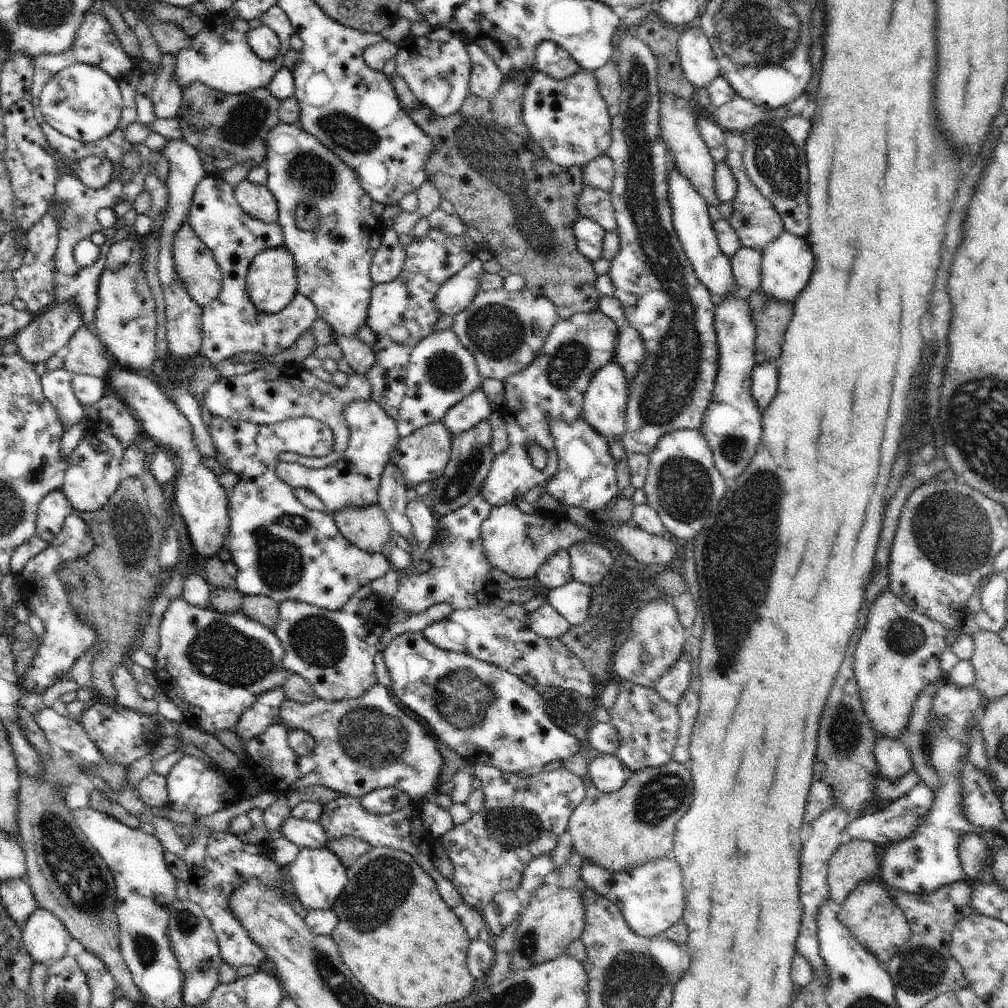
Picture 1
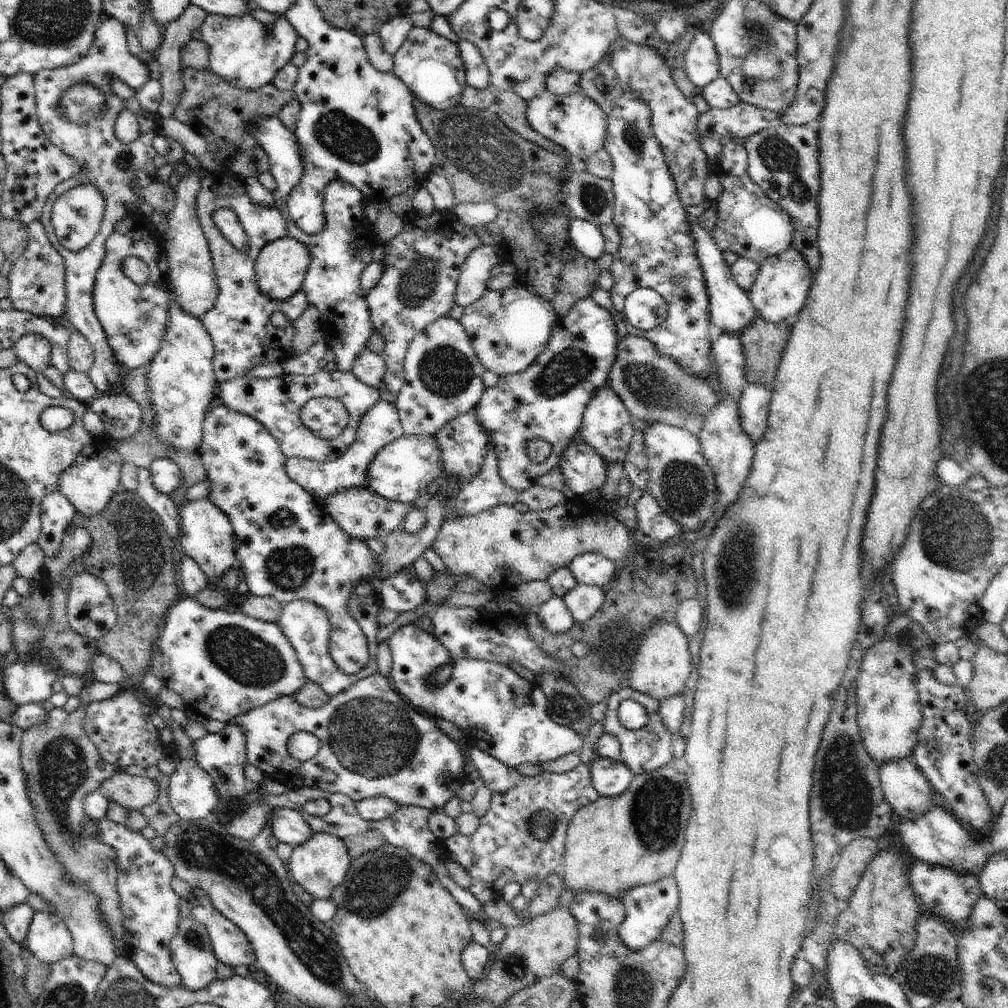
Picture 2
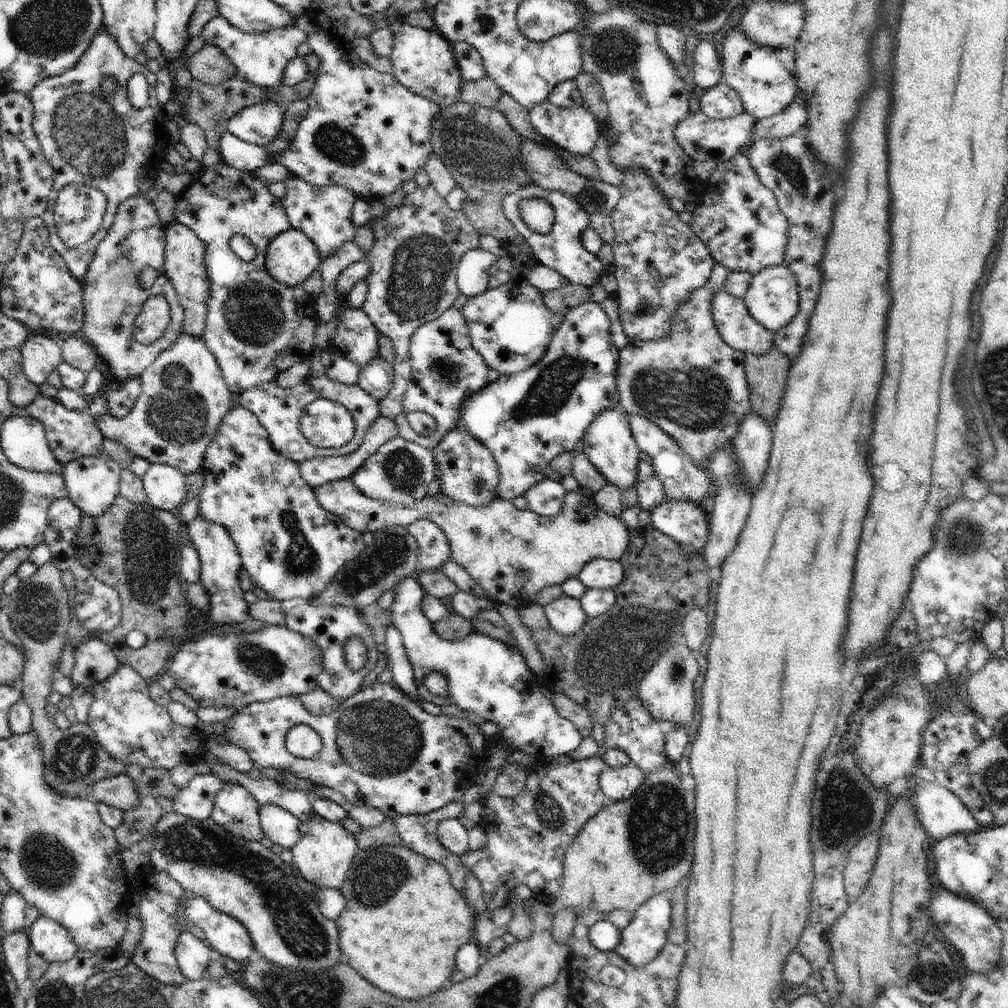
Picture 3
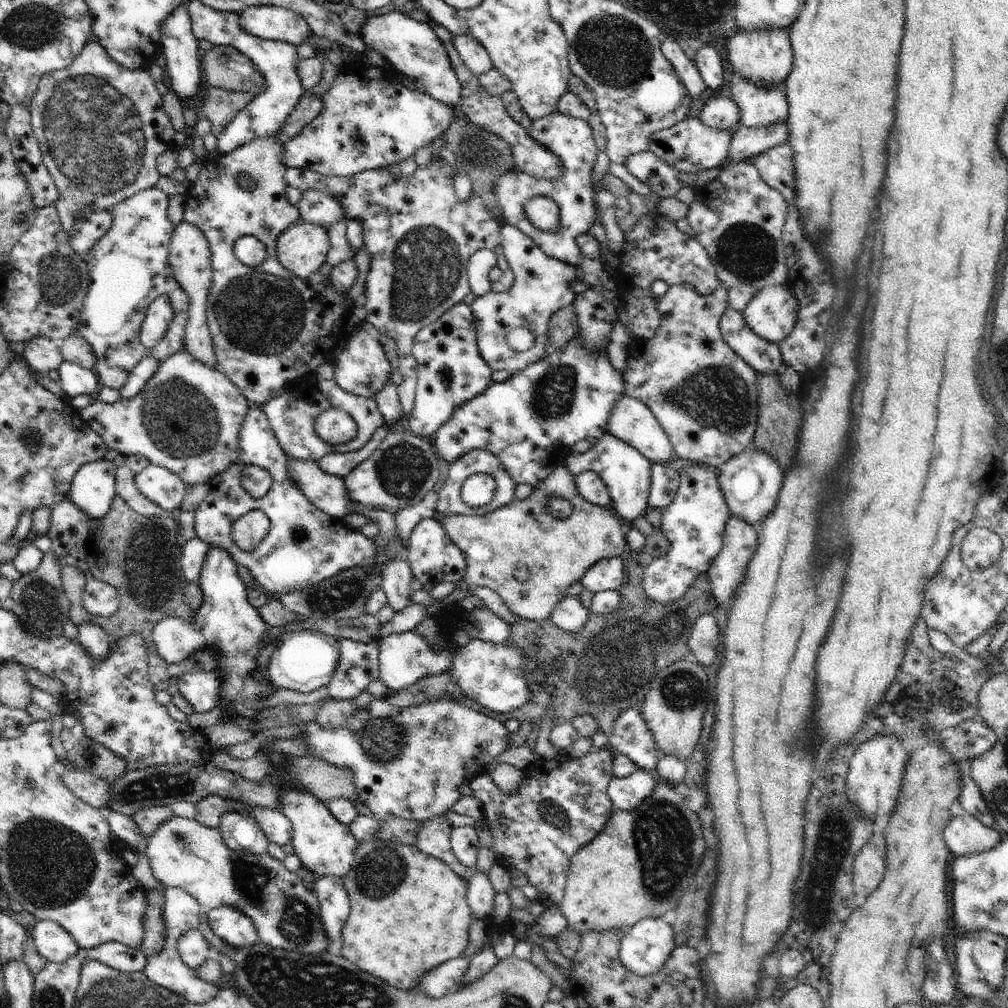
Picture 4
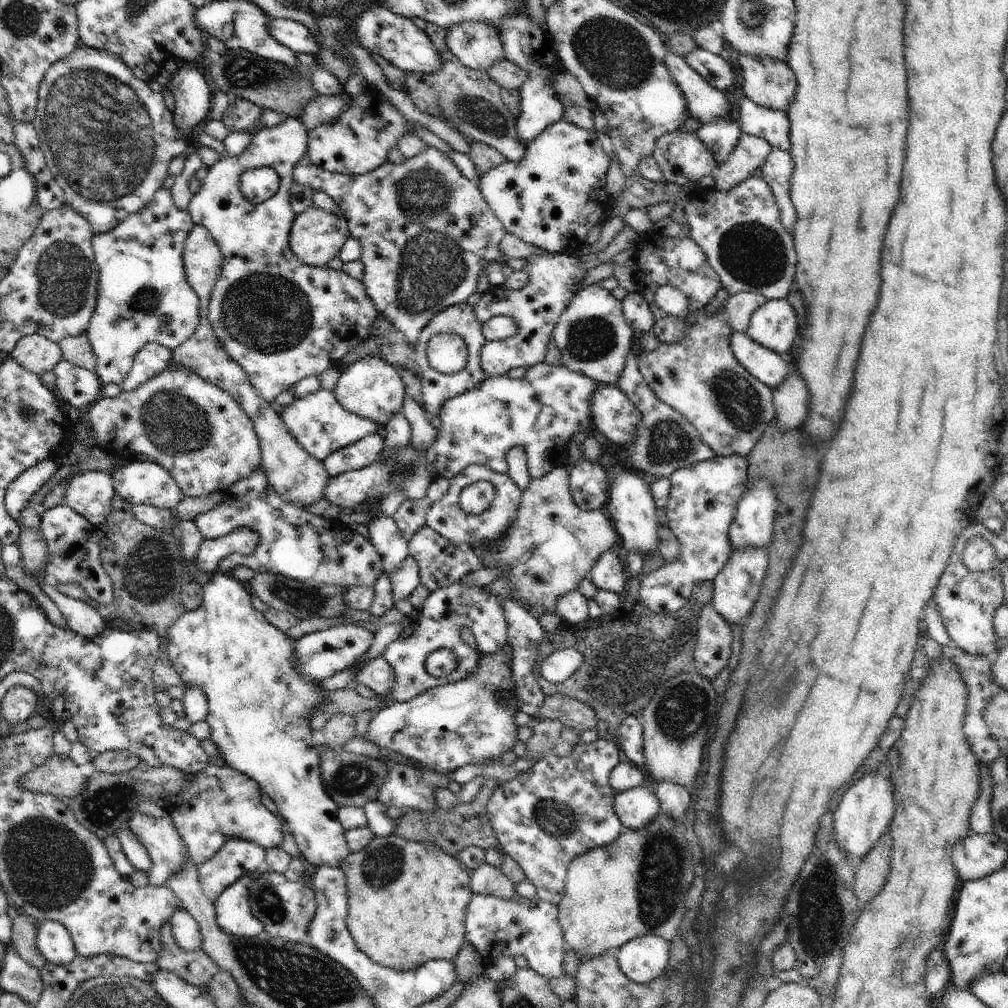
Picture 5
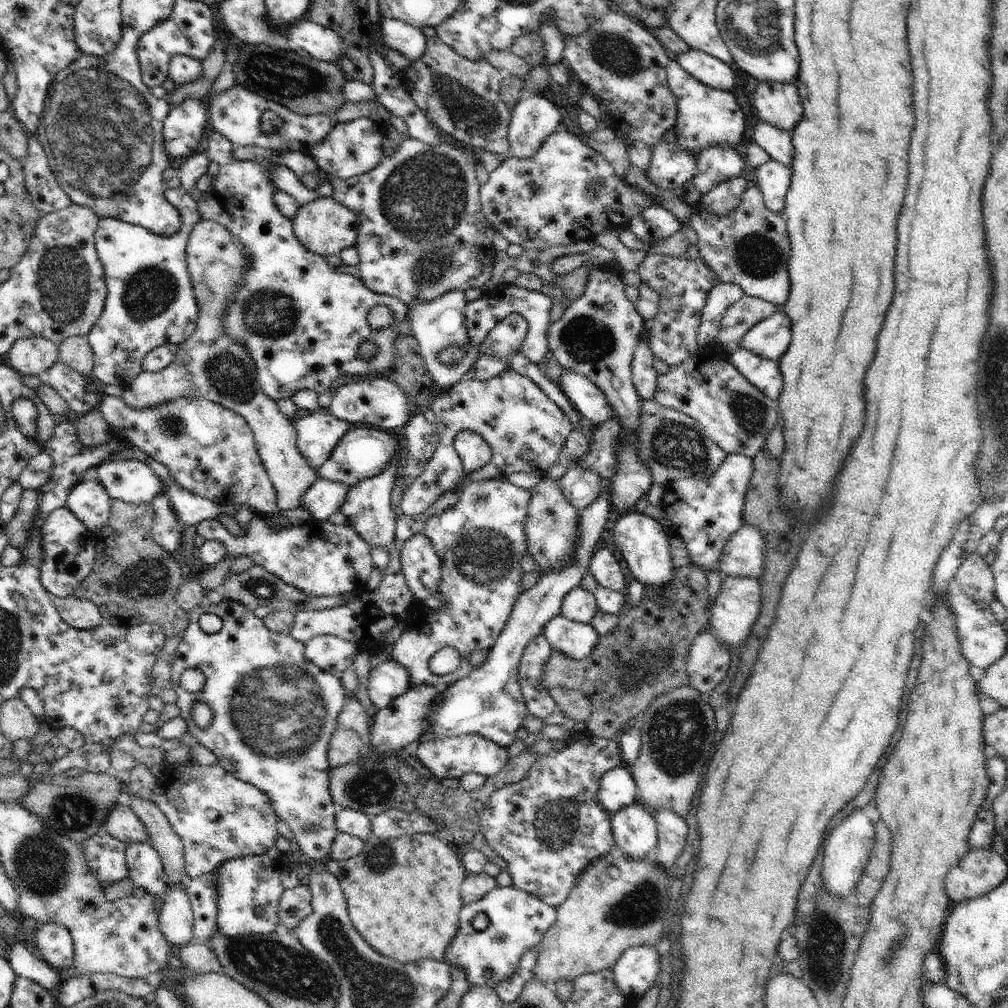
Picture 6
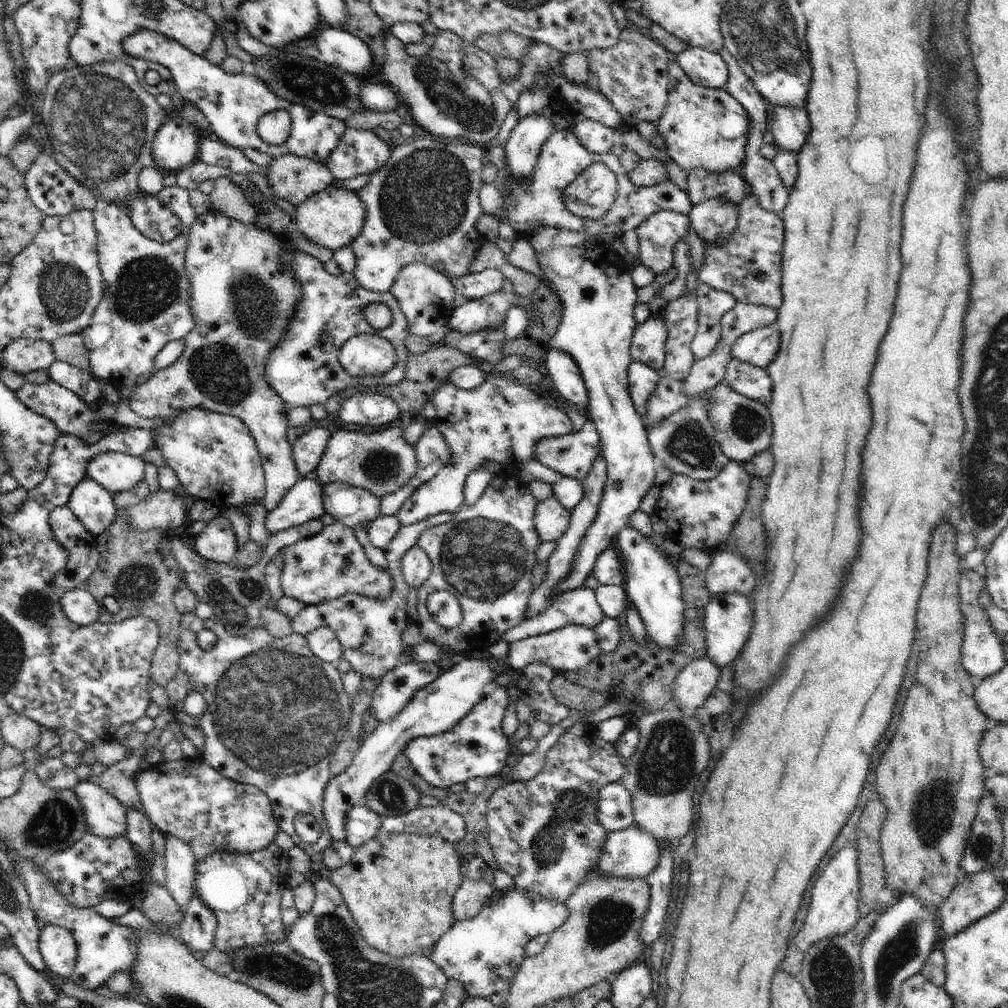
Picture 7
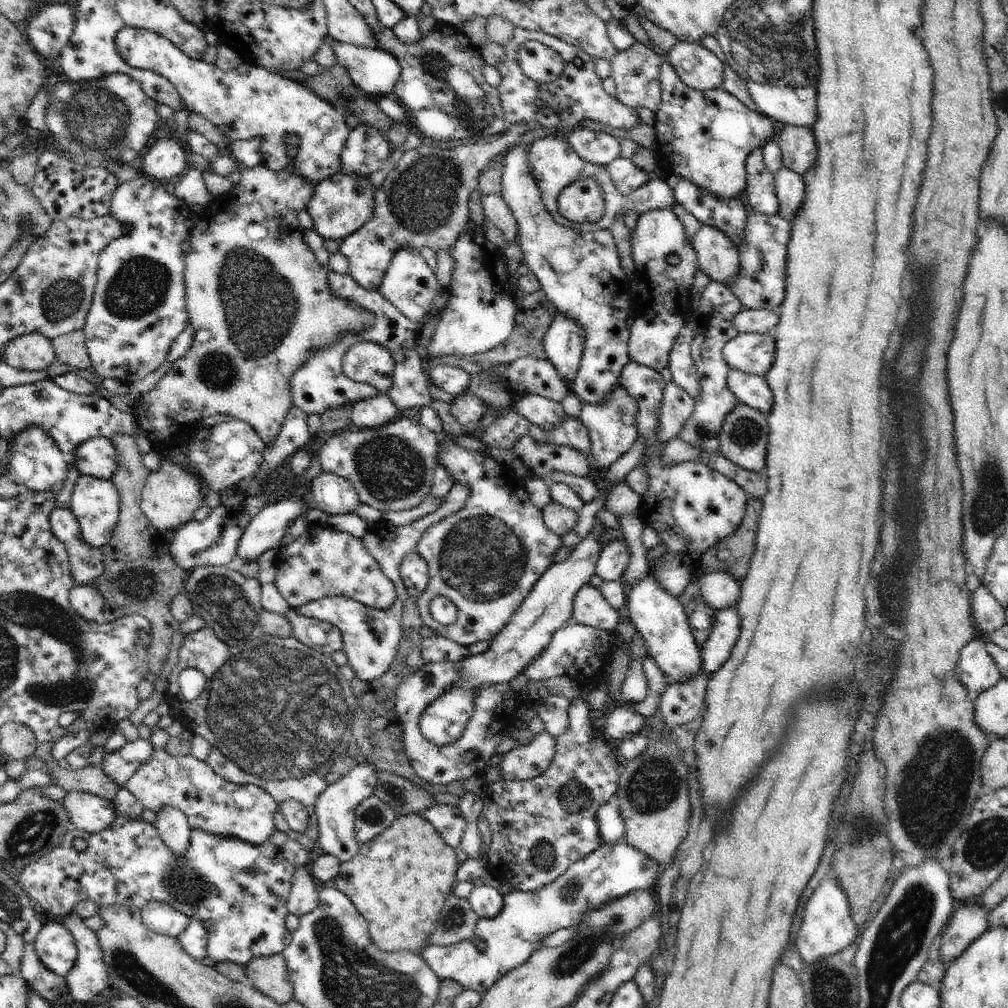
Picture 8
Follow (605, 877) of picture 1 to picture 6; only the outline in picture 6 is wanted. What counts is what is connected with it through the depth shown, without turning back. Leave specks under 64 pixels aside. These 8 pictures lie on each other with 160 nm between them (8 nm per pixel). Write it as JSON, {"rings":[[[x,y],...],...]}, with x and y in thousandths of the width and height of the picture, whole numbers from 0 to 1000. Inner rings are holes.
{"rings":[[[649,938],[625,939],[608,958],[609,972],[619,988],[634,994],[651,976],[655,954]]]}

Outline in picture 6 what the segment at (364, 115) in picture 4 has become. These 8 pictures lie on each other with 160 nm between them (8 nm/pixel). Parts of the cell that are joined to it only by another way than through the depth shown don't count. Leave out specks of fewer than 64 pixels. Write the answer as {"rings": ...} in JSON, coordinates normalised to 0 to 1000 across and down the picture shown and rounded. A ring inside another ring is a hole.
{"rings":[[[355,117],[343,122],[334,122],[317,143],[308,149],[308,155],[323,173],[340,179],[367,171],[379,160],[379,140],[387,130],[379,121],[370,121],[365,117]]]}

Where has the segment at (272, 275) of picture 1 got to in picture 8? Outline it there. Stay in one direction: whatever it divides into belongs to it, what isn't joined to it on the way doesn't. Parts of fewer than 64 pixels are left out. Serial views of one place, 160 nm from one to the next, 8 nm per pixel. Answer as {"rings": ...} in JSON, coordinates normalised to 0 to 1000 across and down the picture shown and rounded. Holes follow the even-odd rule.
{"rings":[[[335,170],[331,175],[314,183],[304,206],[312,219],[310,227],[321,237],[338,240],[361,224],[371,212],[372,190],[374,189],[365,177],[365,174],[343,173]]]}

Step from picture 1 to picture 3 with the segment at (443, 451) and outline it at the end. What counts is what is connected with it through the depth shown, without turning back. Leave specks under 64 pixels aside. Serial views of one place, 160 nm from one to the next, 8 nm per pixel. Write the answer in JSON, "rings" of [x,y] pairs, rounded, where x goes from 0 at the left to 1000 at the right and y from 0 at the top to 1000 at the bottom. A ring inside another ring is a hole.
{"rings":[[[395,431],[366,452],[353,465],[348,475],[361,492],[405,503],[411,502],[413,497],[424,492],[425,480],[431,474],[435,474],[434,469],[434,458],[430,447]]]}

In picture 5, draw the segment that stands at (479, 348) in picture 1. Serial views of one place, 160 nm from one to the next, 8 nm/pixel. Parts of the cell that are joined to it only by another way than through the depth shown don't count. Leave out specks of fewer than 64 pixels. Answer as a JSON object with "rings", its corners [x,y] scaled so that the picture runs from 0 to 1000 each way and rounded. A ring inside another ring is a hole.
{"rings":[[[541,250],[541,253],[528,252],[520,258],[524,258],[524,264],[519,267],[524,270],[524,282],[521,286],[504,288],[498,284],[488,285],[469,305],[477,321],[495,313],[512,317],[512,333],[502,337],[482,338],[477,346],[478,367],[482,369],[483,374],[496,374],[514,364],[524,367],[541,359],[546,333],[558,310],[563,308],[563,302],[573,290],[569,284],[581,276],[583,269],[579,262],[575,262],[575,255],[571,255],[570,251]]]}

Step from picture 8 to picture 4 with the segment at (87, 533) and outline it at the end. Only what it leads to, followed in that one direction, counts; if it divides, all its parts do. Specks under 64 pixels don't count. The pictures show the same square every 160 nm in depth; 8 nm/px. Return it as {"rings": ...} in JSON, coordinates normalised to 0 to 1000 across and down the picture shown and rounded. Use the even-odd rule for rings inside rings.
{"rings":[[[103,454],[79,462],[66,494],[87,514],[102,514],[115,491],[115,468],[116,462]]]}

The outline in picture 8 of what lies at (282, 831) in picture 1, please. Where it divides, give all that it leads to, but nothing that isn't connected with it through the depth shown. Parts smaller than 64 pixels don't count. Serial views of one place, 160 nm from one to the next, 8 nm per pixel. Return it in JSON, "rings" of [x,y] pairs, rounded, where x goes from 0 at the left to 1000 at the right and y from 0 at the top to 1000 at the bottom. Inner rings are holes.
{"rings":[[[153,722],[148,732],[152,742],[150,751],[131,769],[125,777],[125,782],[139,795],[141,800],[156,807],[165,800],[178,802],[186,810],[190,822],[202,822],[211,828],[232,830],[242,835],[257,838],[266,833],[272,825],[272,809],[275,802],[274,795],[257,780],[244,777],[236,778],[215,769],[204,755],[194,753],[190,749],[172,751],[164,742],[169,730],[165,723]]]}

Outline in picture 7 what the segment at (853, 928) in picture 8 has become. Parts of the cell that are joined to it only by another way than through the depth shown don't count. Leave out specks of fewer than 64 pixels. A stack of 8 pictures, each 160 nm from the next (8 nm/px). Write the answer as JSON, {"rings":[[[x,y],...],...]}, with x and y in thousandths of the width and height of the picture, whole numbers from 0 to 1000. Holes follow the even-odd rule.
{"rings":[[[849,833],[839,835],[837,839],[825,849],[825,855],[821,857],[821,861],[815,865],[813,873],[810,875],[808,883],[806,883],[806,895],[804,895],[804,903],[802,909],[798,913],[796,923],[790,927],[788,935],[792,938],[794,944],[802,944],[810,935],[813,933],[827,931],[827,929],[835,929],[841,923],[845,923],[851,916],[851,891],[853,885],[853,861],[851,860],[851,841],[849,841]]]}

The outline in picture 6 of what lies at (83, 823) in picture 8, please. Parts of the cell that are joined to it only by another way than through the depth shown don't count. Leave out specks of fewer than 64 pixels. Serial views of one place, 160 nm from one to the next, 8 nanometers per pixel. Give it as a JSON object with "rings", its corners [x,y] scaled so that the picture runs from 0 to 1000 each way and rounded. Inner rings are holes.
{"rings":[[[117,797],[107,808],[98,827],[117,831],[122,839],[135,835],[149,835],[149,827],[143,819],[145,817],[141,817],[141,813],[128,801],[121,801]]]}

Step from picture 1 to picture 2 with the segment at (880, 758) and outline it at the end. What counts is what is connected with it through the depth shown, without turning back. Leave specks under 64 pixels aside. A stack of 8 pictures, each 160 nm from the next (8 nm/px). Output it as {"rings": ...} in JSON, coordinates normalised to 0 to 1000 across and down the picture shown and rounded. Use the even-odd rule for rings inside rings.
{"rings":[[[904,752],[879,757],[872,763],[874,781],[888,812],[908,814],[932,800],[928,793],[931,788]]]}

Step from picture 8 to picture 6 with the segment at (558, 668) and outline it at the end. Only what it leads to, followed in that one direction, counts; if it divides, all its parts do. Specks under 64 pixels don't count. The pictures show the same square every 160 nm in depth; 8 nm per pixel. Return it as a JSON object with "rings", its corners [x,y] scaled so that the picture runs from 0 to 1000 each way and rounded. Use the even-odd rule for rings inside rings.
{"rings":[[[558,610],[551,611],[538,623],[538,630],[548,645],[571,656],[583,653],[593,639],[594,629],[587,621],[569,617]]]}

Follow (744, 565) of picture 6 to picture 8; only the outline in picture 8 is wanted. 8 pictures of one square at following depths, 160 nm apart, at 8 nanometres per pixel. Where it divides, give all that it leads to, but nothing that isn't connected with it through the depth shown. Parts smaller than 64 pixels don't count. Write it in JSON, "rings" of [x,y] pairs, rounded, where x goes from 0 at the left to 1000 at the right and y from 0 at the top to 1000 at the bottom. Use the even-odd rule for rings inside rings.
{"rings":[[[705,567],[693,575],[697,596],[709,606],[730,601],[734,593],[734,579],[718,567]]]}

